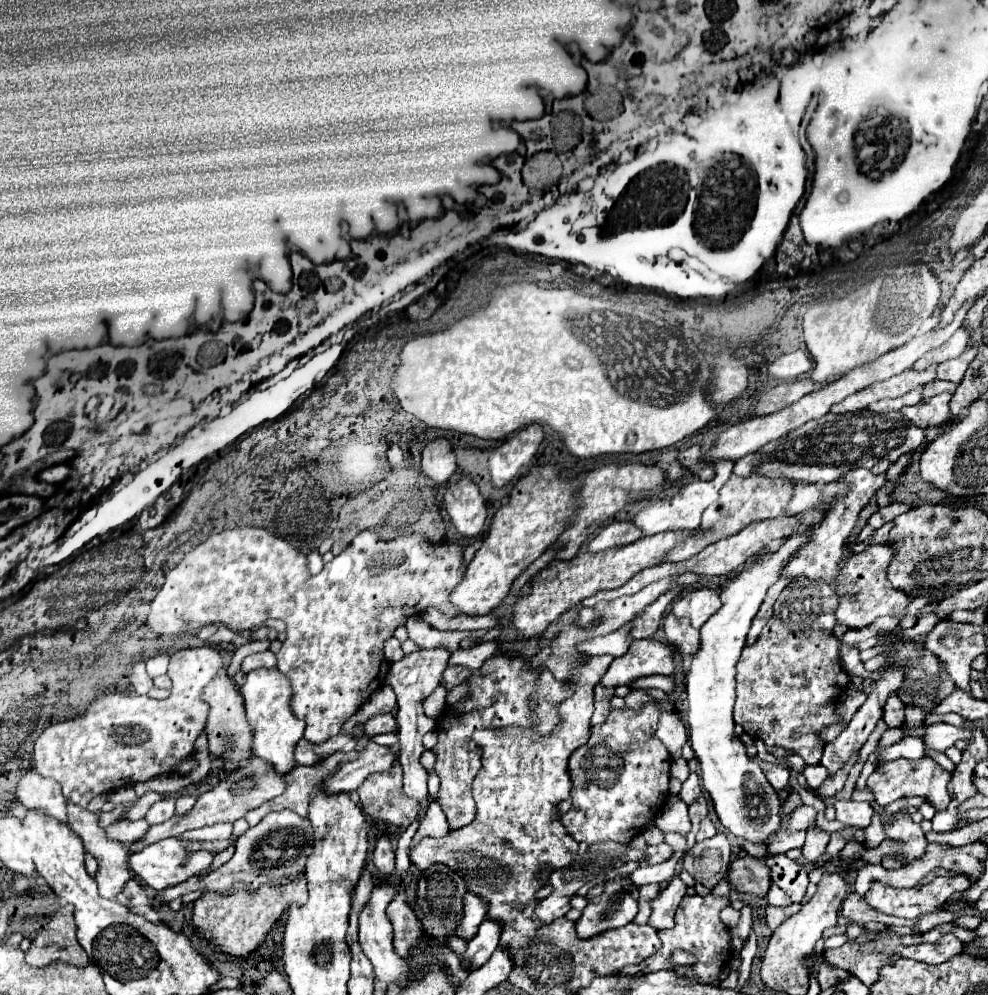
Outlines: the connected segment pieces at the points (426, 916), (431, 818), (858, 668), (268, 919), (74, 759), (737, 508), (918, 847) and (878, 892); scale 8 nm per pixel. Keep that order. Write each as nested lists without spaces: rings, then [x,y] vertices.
[[[434,864],[434,866],[430,866],[430,870],[424,870],[420,874],[418,900],[414,906],[414,912],[416,912],[418,920],[422,922],[424,932],[438,942],[448,938],[450,948],[456,952],[456,956],[462,956],[466,952],[466,942],[454,934],[456,924],[462,920],[460,912],[462,912],[464,892],[466,892],[466,884],[462,882],[462,878],[454,870],[450,870],[448,866],[442,866],[442,864]]]
[[[436,801],[432,802],[413,837],[408,854],[410,855],[413,847],[424,837],[441,838],[449,831],[450,827],[446,815],[442,812],[442,809]]]
[[[840,644],[840,654],[838,654],[838,662],[840,666],[852,674],[852,676],[862,676],[862,678],[868,678],[873,682],[881,678],[882,673],[879,672],[867,672],[864,668],[864,664],[860,662],[860,652],[854,648],[854,646],[848,646],[848,644]]]
[[[300,874],[298,880],[284,882],[280,886],[262,886],[258,892],[246,892],[240,884],[228,894],[228,896],[218,896],[214,892],[202,894],[200,900],[194,902],[194,914],[192,922],[198,934],[212,946],[216,946],[220,952],[236,956],[236,958],[248,958],[252,952],[256,952],[272,926],[280,920],[284,912],[288,912],[290,904],[306,904],[306,878]]]
[[[200,646],[176,652],[170,658],[168,676],[172,680],[172,690],[166,700],[158,702],[138,694],[106,694],[96,698],[86,708],[84,714],[66,722],[52,724],[42,730],[42,734],[34,742],[34,758],[32,758],[34,770],[40,776],[54,778],[62,786],[62,794],[66,796],[66,800],[82,808],[86,808],[92,798],[108,794],[110,790],[122,788],[126,784],[148,782],[164,774],[172,774],[176,764],[194,752],[194,742],[204,730],[208,704],[202,702],[200,692],[216,676],[220,668],[224,668],[224,660],[220,652],[212,646]]]
[[[752,474],[748,478],[738,478],[738,476],[730,476],[730,480],[722,486],[720,490],[720,498],[718,504],[712,504],[704,516],[702,516],[702,532],[698,536],[690,536],[688,540],[684,540],[678,548],[674,548],[666,560],[674,562],[674,560],[688,560],[690,556],[696,556],[698,552],[702,552],[702,548],[718,542],[720,538],[726,536],[734,536],[736,532],[740,532],[742,528],[746,528],[752,522],[762,522],[768,518],[778,516],[784,506],[790,502],[790,482],[788,480],[772,480],[772,478],[764,478],[758,474]]]
[[[902,816],[898,820],[894,820],[888,828],[886,828],[886,836],[890,840],[898,840],[898,842],[904,842],[900,854],[904,854],[908,860],[916,860],[924,854],[924,848],[926,848],[926,838],[924,838],[924,832],[918,824],[914,824],[910,820],[910,816]]]
[[[968,876],[936,878],[934,882],[922,886],[920,890],[914,888],[896,890],[880,882],[874,882],[864,898],[870,906],[874,906],[882,914],[900,918],[918,918],[922,914],[930,914],[932,910],[936,910],[940,904],[950,900],[952,894],[964,892],[968,888],[970,888]]]

